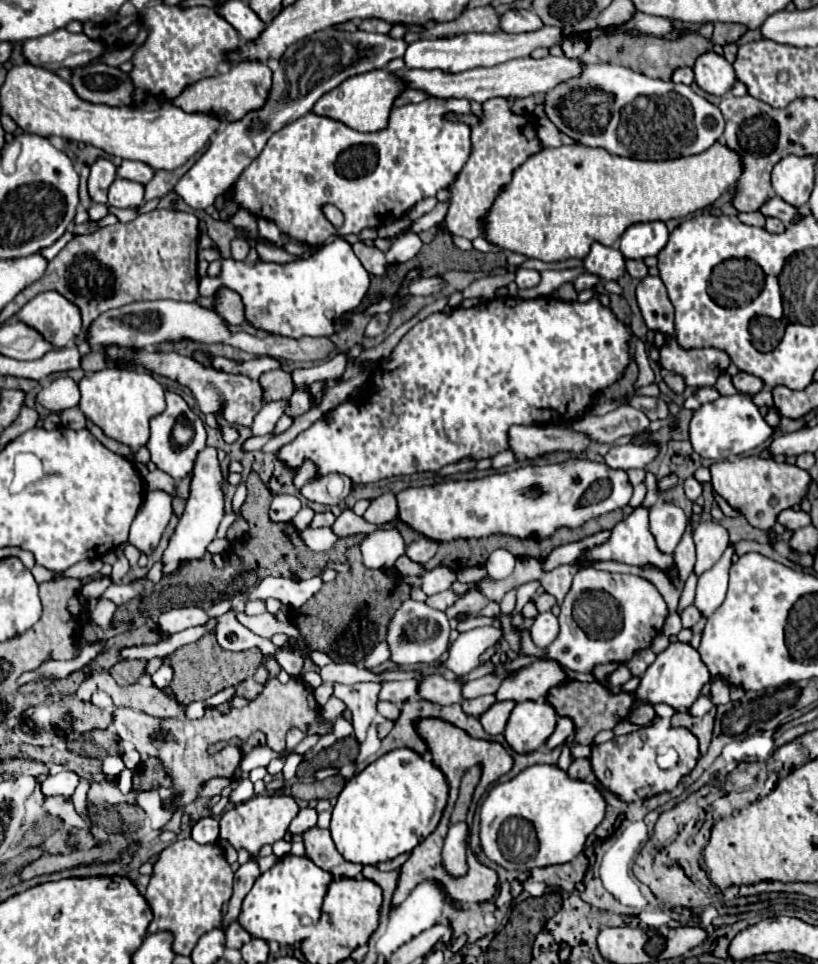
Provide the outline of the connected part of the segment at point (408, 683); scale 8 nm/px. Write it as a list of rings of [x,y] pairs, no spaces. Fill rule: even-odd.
[[[400,680],[400,682],[384,682],[380,690],[380,700],[388,702],[404,702],[406,698],[412,698],[418,694],[418,682],[416,680]]]

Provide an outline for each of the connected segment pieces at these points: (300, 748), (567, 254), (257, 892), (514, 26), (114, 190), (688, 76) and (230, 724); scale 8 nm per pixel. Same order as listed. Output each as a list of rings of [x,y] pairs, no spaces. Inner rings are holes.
[[[308,734],[293,750],[284,751],[283,754],[288,755],[292,752],[298,752],[300,754],[305,753],[307,750],[310,750],[322,736],[320,734]]]
[[[716,142],[714,146],[710,146],[710,150],[704,150],[702,154],[680,156],[662,162],[622,158],[606,152],[604,148],[588,148],[580,144],[544,148],[536,156],[528,158],[524,166],[514,172],[512,182],[500,192],[486,216],[484,236],[490,242],[498,244],[502,250],[520,252],[528,258],[536,258],[542,262],[586,258],[594,242],[612,246],[634,224],[656,220],[666,222],[672,218],[686,218],[694,212],[704,210],[724,192],[734,188],[740,176],[742,158],[734,154],[734,150],[730,150],[724,142]]]
[[[292,854],[282,856],[268,872],[258,876],[252,890],[242,902],[238,922],[250,936],[262,938],[266,942],[270,940],[276,940],[278,944],[302,942],[304,938],[310,936],[310,932],[320,920],[322,898],[330,882],[332,882],[332,876],[322,868],[318,868],[306,856],[292,856]],[[300,916],[310,916],[312,924],[302,926]]]
[[[508,10],[500,18],[500,28],[504,32],[530,32],[542,28],[542,20],[532,10]]]
[[[116,178],[108,190],[108,204],[114,208],[138,208],[144,202],[144,184],[126,182],[126,178]]]
[[[682,66],[682,68],[674,70],[674,74],[672,74],[672,80],[674,80],[674,82],[682,82],[682,84],[692,84],[692,80],[694,80],[692,68],[688,68],[688,66]]]
[[[270,680],[264,686],[264,692],[252,700],[244,708],[232,708],[228,714],[210,714],[200,720],[180,720],[170,718],[166,722],[160,722],[158,718],[152,718],[144,712],[130,710],[130,708],[116,708],[114,710],[114,730],[120,738],[134,742],[138,752],[146,752],[150,756],[158,756],[164,764],[164,770],[172,774],[174,778],[174,794],[164,800],[164,804],[176,802],[180,808],[198,796],[198,788],[214,778],[214,776],[228,776],[232,778],[238,764],[240,764],[240,752],[236,748],[224,748],[218,754],[208,754],[208,746],[216,742],[224,742],[230,738],[246,740],[254,730],[262,730],[268,738],[268,748],[274,752],[284,750],[284,736],[292,726],[298,726],[302,732],[308,730],[310,722],[316,720],[320,714],[320,706],[314,700],[312,690],[302,684],[300,680],[292,680],[282,686],[278,680]],[[180,794],[180,798],[176,798]]]

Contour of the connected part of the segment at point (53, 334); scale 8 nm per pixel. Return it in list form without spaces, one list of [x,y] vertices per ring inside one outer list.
[[[42,292],[34,296],[22,306],[16,318],[26,322],[26,326],[34,326],[34,330],[38,330],[46,342],[54,342],[56,348],[76,342],[82,332],[78,308],[58,292]]]

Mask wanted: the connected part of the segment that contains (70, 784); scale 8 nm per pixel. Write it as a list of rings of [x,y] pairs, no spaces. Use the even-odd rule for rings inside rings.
[[[64,770],[58,774],[48,774],[40,782],[40,790],[44,796],[72,796],[78,786],[78,774]]]

